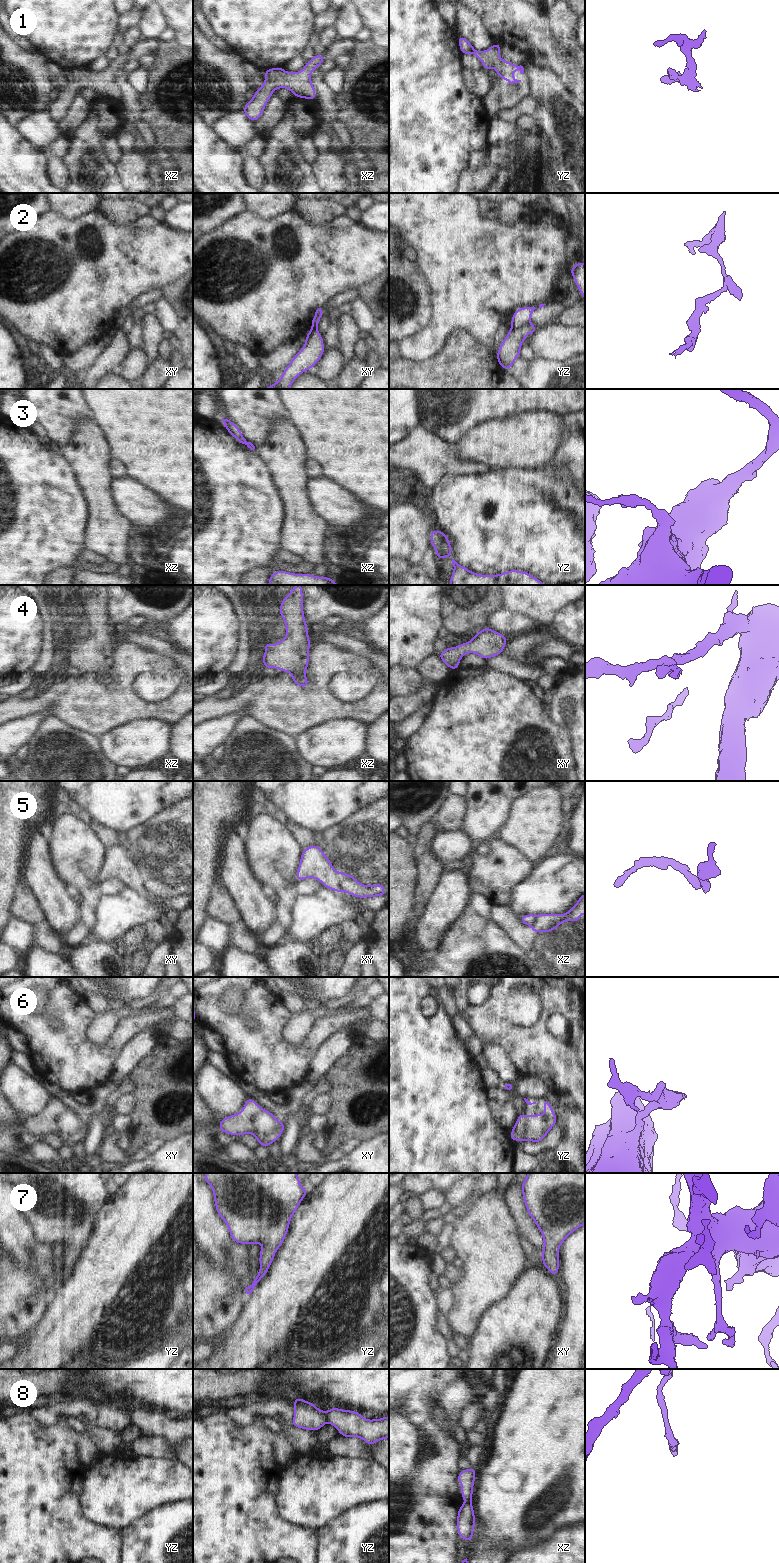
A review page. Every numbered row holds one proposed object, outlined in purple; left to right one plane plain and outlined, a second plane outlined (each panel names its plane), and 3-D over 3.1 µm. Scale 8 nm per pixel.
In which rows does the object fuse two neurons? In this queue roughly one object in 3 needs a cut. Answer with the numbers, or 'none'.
2, 5, 8

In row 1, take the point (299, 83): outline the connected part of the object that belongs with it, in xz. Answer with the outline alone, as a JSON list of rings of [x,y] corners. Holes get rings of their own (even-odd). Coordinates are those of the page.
[[[316,53],[299,72],[286,72],[283,67],[263,70],[265,82],[254,91],[253,98],[244,105],[245,116],[256,122],[265,110],[273,91],[280,88],[287,88],[296,98],[315,100],[316,90],[311,82],[311,72],[320,67],[325,60],[323,55]]]

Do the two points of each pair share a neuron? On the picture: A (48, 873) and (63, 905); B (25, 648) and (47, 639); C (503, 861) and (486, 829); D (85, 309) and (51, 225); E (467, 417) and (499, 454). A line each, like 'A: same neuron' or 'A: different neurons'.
A: same neuron
B: different neurons
C: different neurons
D: same neuron
E: different neurons

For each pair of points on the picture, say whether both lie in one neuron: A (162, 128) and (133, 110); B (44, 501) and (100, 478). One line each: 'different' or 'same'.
A: different
B: different

